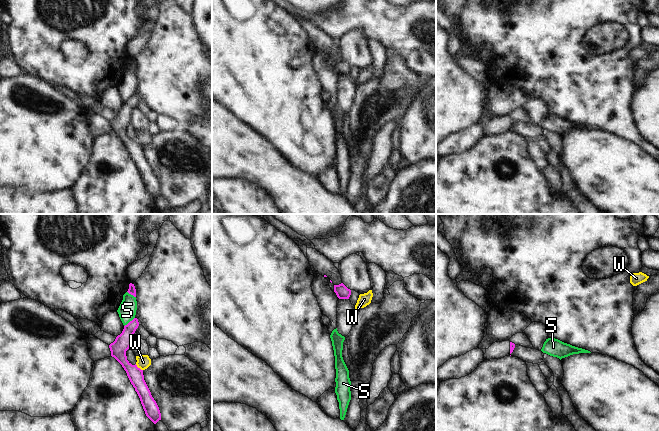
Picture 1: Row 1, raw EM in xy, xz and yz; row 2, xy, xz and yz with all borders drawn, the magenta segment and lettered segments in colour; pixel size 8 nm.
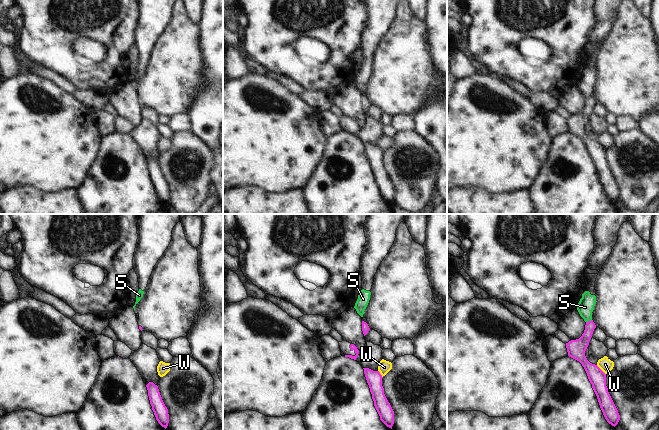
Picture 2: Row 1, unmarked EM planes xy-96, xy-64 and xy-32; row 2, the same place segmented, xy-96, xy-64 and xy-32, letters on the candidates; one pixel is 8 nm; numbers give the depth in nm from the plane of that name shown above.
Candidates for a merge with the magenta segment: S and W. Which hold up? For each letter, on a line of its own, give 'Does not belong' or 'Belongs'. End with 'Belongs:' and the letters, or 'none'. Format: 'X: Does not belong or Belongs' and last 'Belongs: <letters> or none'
S: Does not belong
W: Does not belong
Belongs: none.

